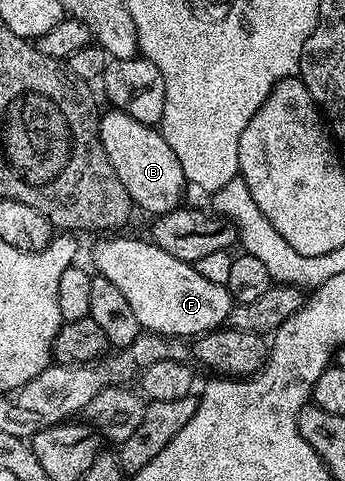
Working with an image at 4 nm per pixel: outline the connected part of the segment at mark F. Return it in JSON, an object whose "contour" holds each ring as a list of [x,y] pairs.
{"contour":[[[122,234],[101,239],[104,241],[96,248],[95,271],[122,290],[141,329],[173,338],[195,338],[227,321],[234,301],[225,285],[206,282],[196,267],[174,258],[174,254],[166,254],[151,239],[134,240],[118,235]]]}

